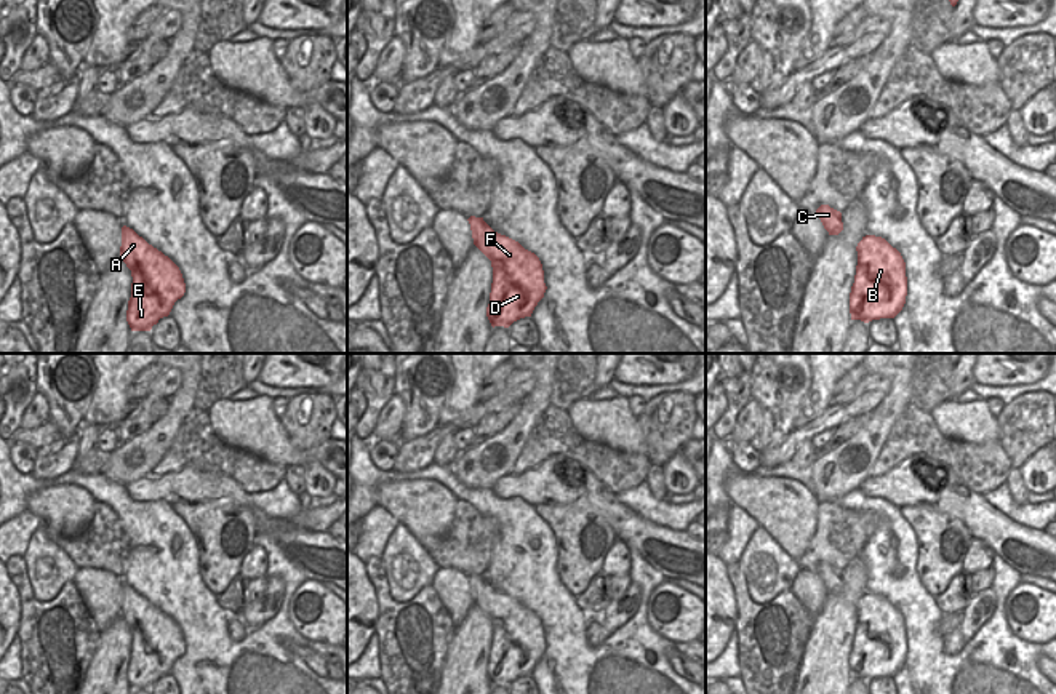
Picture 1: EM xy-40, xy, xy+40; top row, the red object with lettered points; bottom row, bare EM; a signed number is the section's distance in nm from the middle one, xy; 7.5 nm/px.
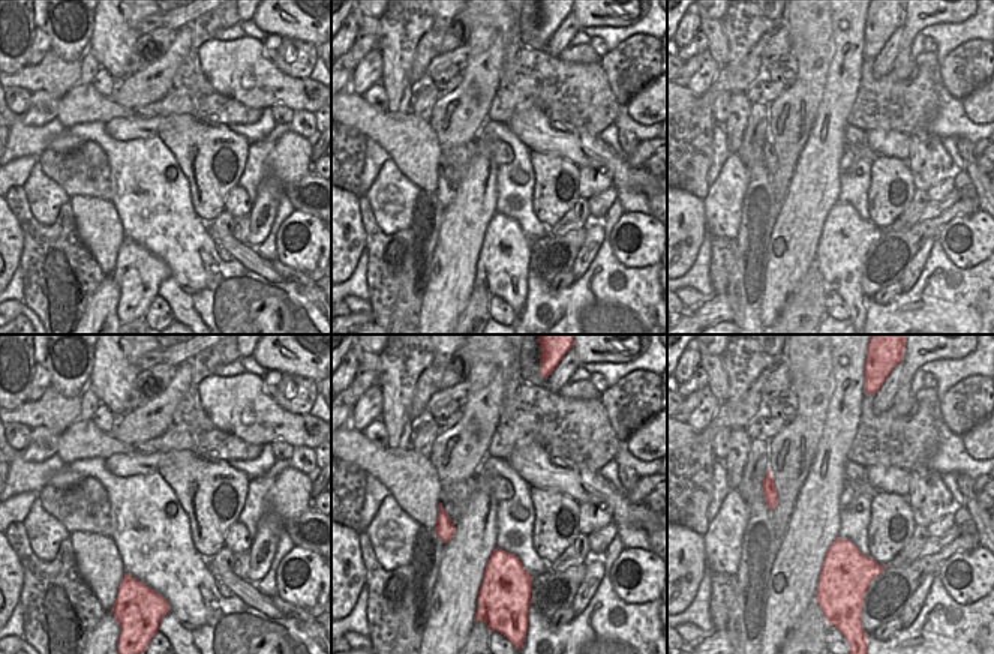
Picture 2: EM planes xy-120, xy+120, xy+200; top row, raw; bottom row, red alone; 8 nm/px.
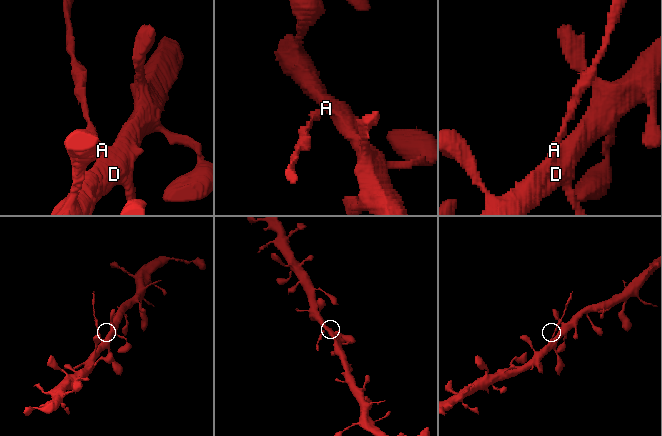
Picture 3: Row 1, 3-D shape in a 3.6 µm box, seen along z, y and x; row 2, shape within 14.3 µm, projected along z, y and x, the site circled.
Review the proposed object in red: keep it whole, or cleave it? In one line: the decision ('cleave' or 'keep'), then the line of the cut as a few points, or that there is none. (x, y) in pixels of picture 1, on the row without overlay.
cleave; cut in xy along (485, 581), (472, 590)

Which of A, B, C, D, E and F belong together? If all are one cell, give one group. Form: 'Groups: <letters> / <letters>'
Groups: A B D E F / C.

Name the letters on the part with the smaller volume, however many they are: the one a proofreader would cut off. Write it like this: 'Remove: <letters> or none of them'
Remove: C

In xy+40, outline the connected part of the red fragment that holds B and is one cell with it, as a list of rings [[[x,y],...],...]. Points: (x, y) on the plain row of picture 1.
[[[866,593],[856,604],[858,624],[850,651],[851,678],[894,676],[906,662],[907,635],[901,611],[885,596]]]

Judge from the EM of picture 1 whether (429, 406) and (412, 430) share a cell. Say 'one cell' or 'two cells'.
one cell

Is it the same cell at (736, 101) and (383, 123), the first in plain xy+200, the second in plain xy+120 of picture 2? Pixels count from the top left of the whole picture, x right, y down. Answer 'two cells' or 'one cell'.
two cells

